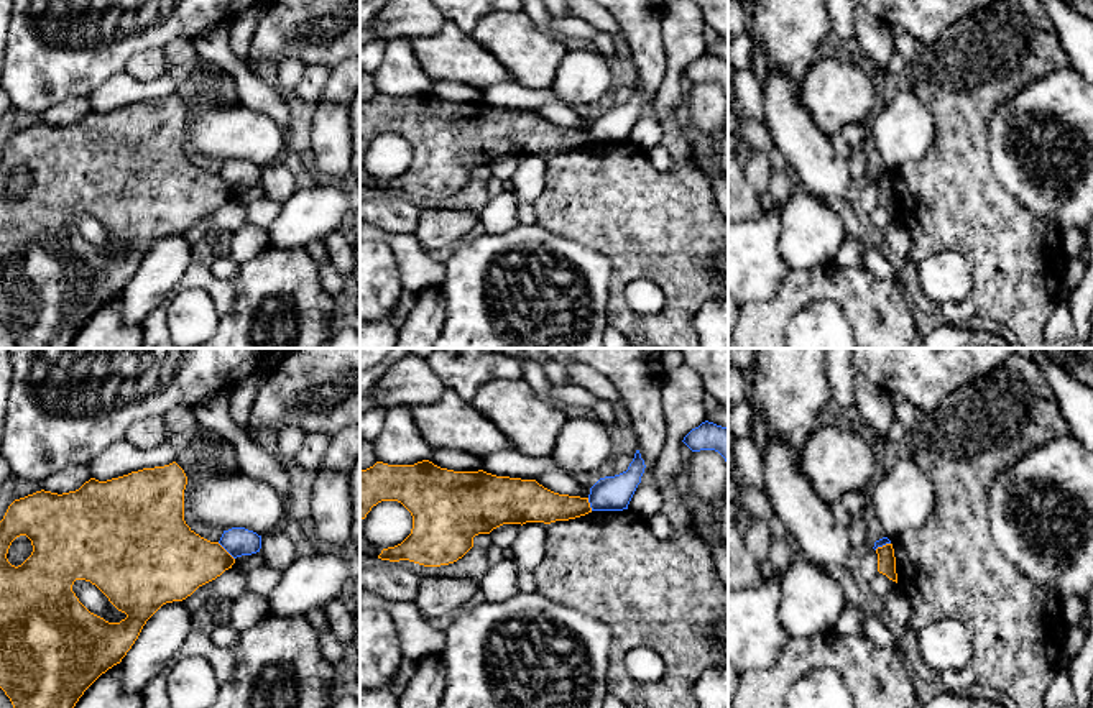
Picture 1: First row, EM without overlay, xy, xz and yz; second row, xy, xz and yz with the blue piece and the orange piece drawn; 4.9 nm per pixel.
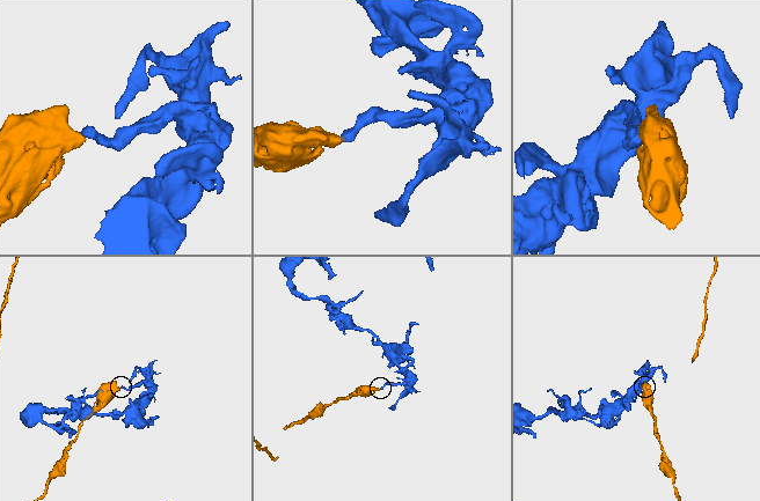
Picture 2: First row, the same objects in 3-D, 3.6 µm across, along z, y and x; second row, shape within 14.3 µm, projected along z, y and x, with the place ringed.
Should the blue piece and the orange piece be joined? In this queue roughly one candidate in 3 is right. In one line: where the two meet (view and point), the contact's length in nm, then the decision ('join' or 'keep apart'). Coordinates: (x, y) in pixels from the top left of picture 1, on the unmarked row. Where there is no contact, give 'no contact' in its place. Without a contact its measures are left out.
meets blue in xy at (225, 181); contact 120 nm long; keep apart

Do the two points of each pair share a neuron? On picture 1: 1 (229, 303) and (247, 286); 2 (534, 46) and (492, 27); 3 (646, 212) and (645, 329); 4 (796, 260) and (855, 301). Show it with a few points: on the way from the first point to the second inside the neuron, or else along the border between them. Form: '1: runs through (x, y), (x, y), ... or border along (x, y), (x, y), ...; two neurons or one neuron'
1: runs through (232, 298), (242, 291); one neuron
2: runs through (525, 46), (502, 33); one neuron
3: runs through (673, 243), (673, 304); one neuron
4: border along (832, 262), (822, 266), (789, 271); two neurons

